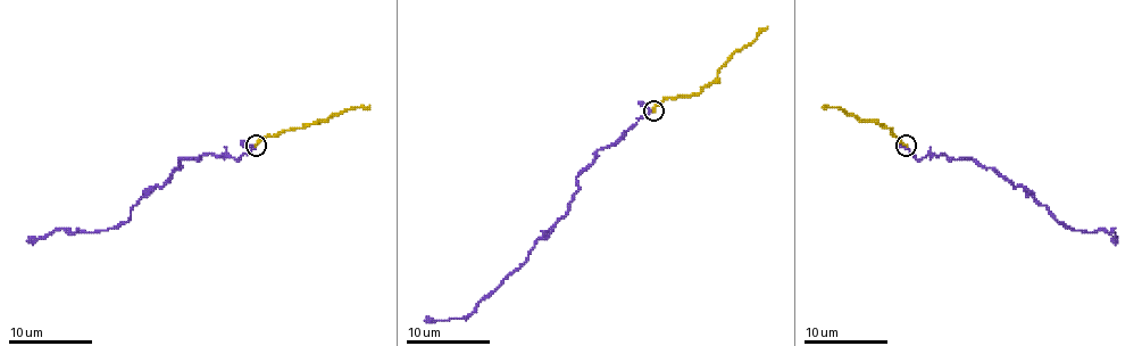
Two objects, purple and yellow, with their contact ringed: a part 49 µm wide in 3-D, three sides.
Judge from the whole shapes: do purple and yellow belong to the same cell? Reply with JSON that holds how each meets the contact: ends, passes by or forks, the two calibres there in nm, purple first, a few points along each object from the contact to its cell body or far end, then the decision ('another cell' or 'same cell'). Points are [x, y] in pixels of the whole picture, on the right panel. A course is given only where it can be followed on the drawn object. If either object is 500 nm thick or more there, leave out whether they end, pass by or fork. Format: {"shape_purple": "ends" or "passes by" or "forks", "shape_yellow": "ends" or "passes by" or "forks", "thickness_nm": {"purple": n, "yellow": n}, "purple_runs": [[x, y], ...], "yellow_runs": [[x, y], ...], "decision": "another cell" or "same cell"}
{"shape_purple": "passes by", "shape_yellow": "ends", "thickness_nm": {"purple": 170, "yellow": 180}, "purple_runs": [[907, 145], [917, 159], [942, 153], [994, 167], [1052, 217], [1086, 232], [1113, 228], [1115, 240]], "yellow_runs": [[905, 145], [889, 128], [874, 122], [859, 122], [842, 109], [822, 107]], "decision": "same cell"}

